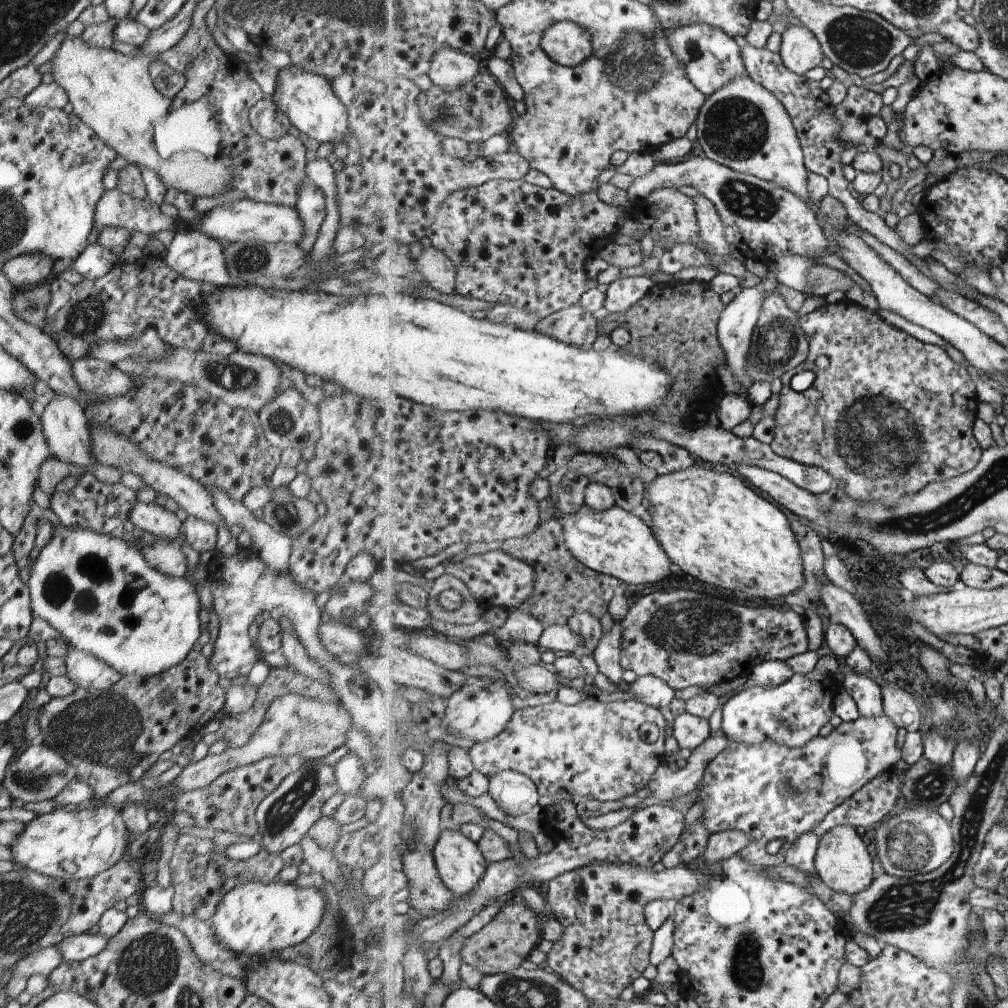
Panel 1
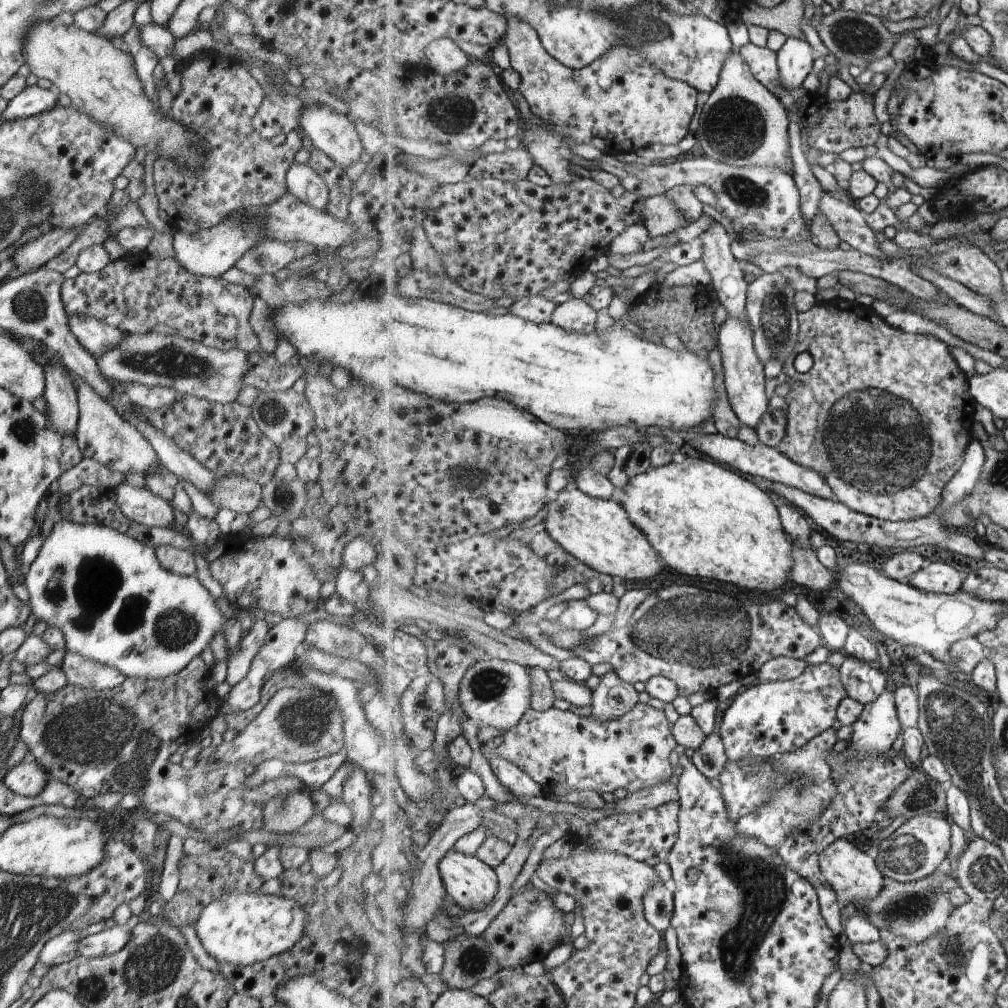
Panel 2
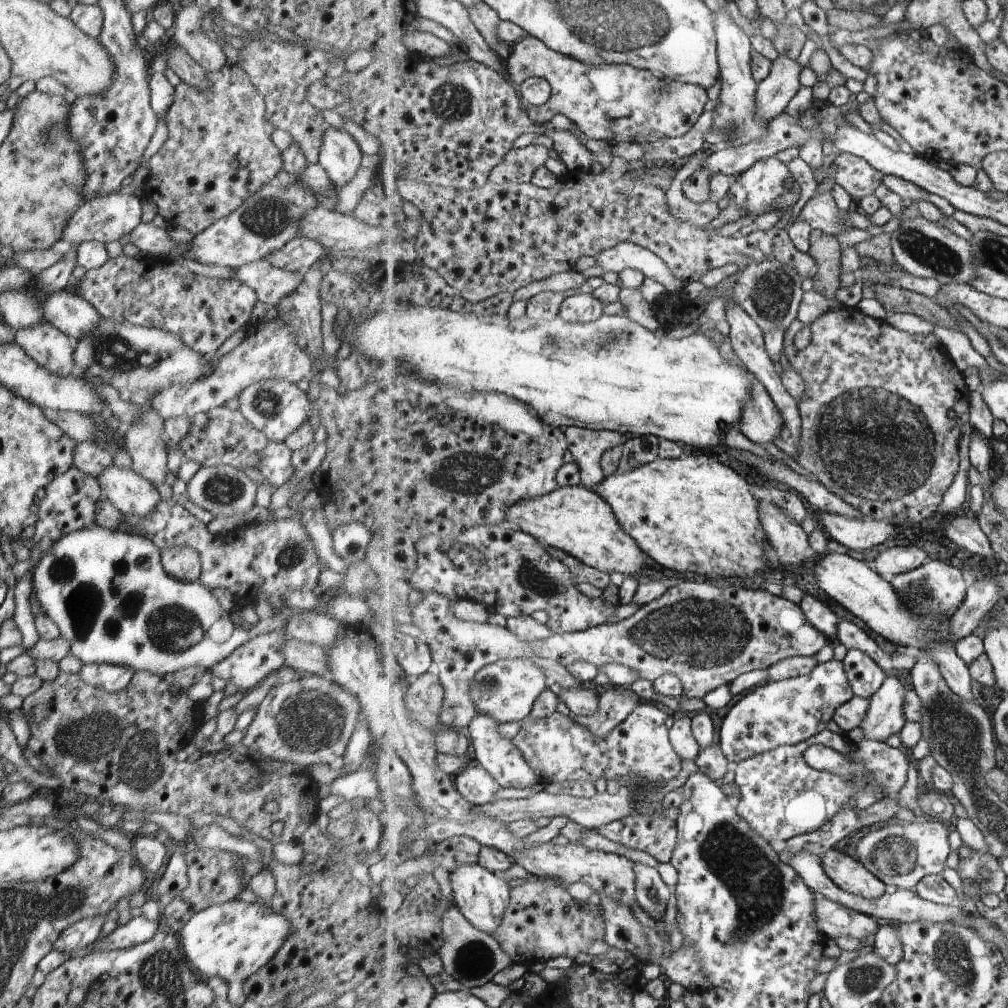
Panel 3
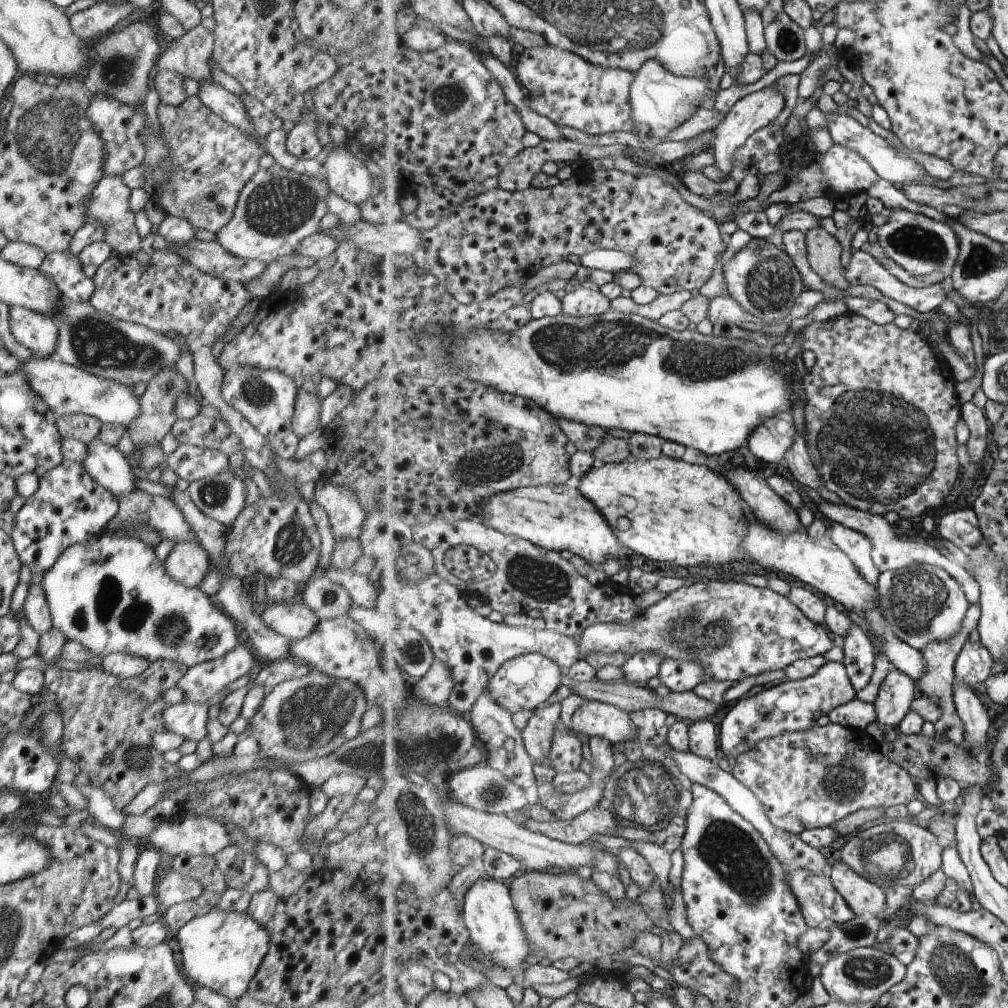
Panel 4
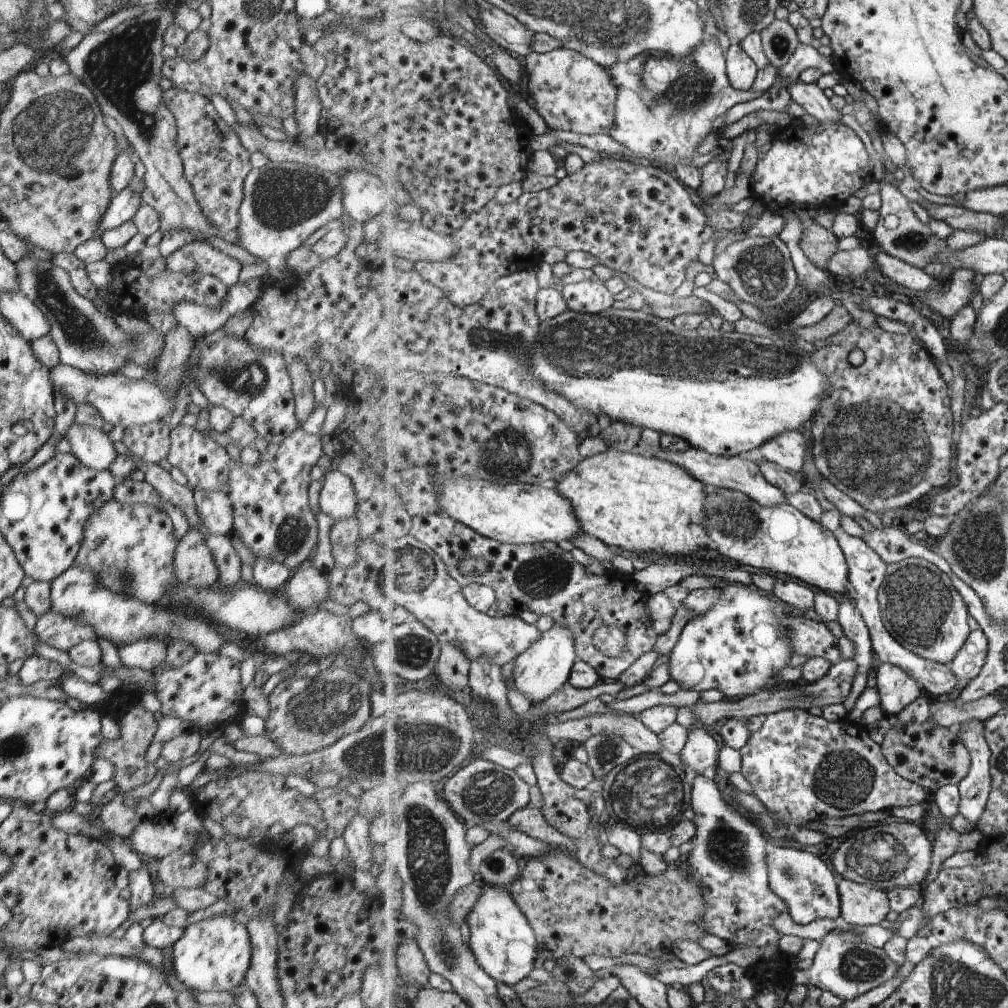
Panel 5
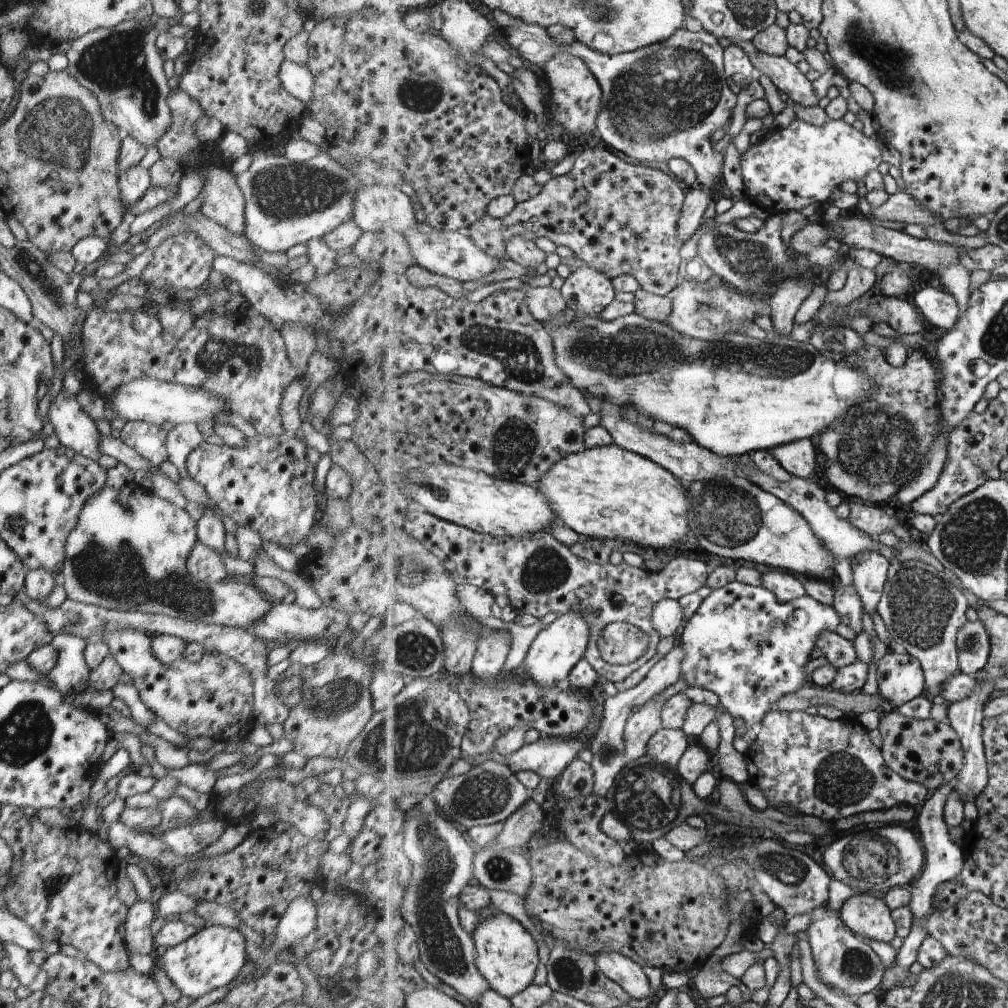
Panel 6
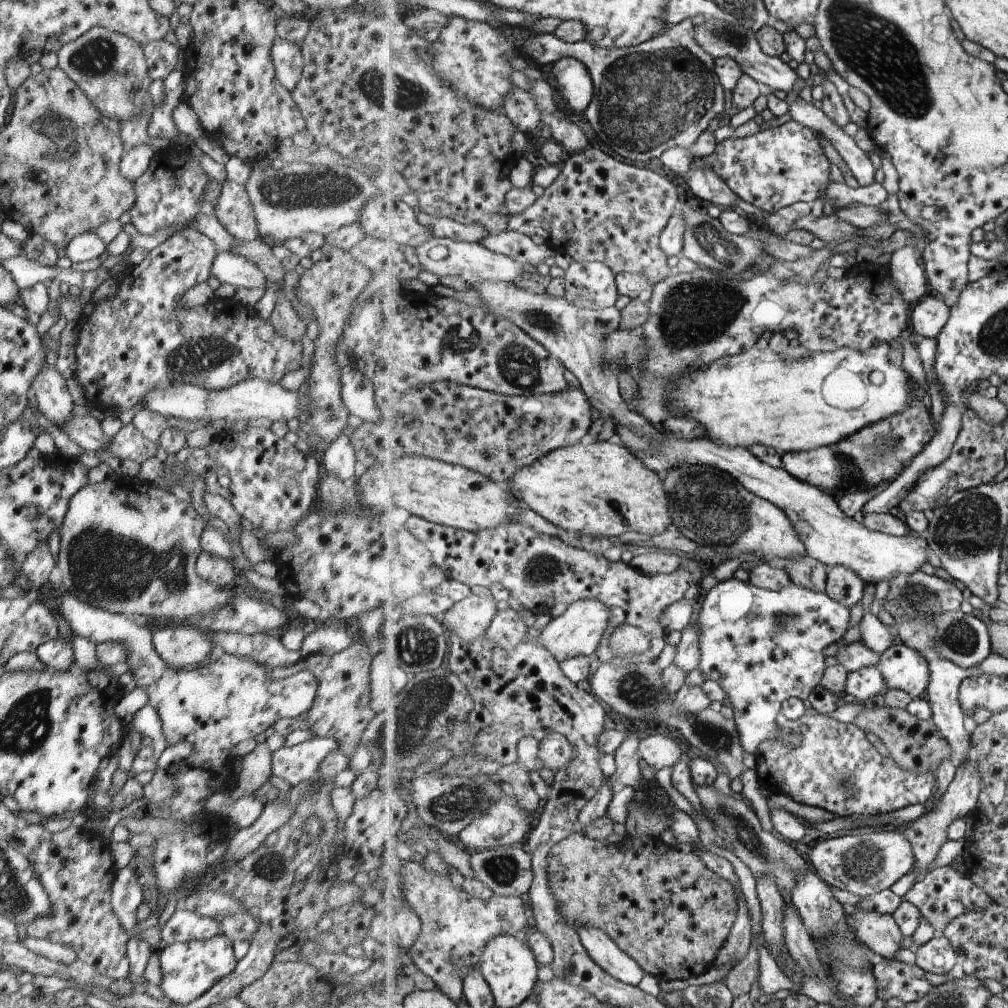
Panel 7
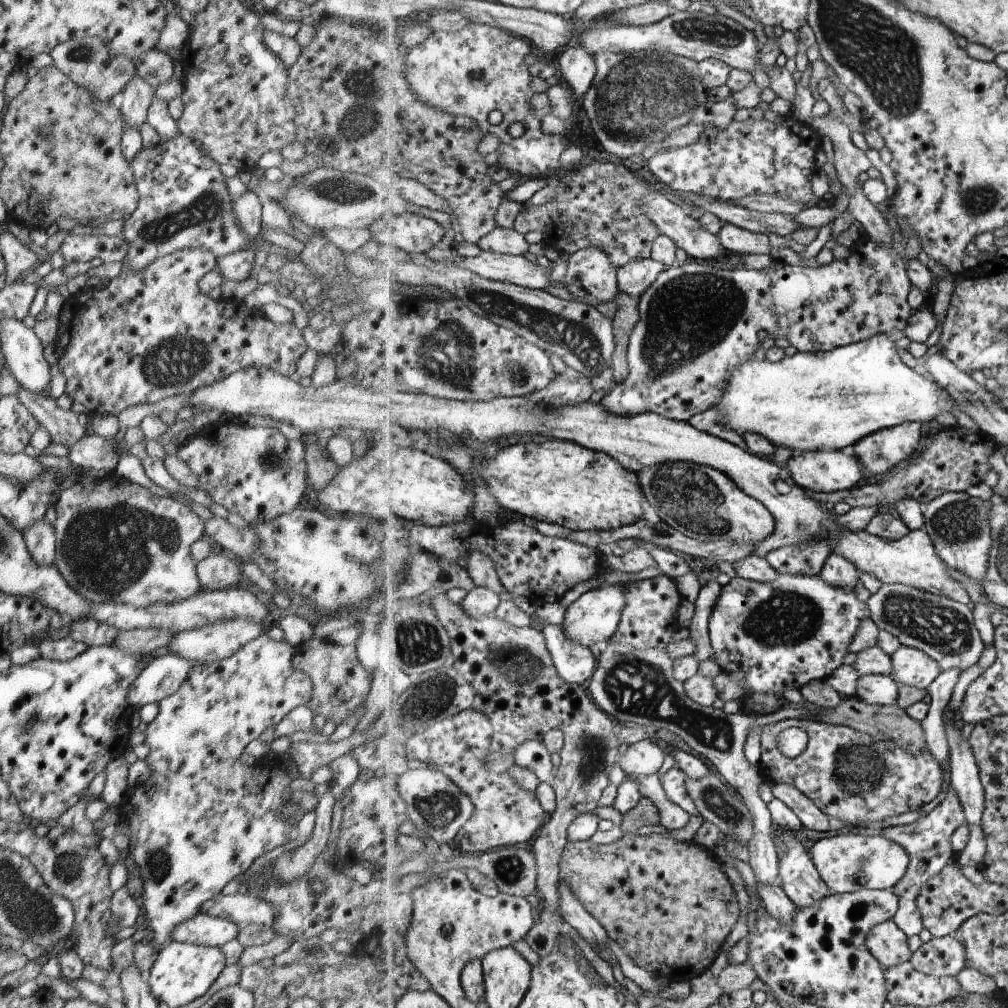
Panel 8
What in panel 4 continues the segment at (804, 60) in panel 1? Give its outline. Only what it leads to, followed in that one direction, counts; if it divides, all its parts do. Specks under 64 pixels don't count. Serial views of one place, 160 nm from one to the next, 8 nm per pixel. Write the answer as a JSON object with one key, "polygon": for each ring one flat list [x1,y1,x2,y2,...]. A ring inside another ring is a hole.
{"polygon":[[773,84,738,100,724,117,723,122,713,130,716,135,712,142,716,166,727,174,731,172,733,170,732,158,736,154,736,150,743,146,758,130,770,125,773,120,777,120,779,114,786,110,786,103,785,95]]}

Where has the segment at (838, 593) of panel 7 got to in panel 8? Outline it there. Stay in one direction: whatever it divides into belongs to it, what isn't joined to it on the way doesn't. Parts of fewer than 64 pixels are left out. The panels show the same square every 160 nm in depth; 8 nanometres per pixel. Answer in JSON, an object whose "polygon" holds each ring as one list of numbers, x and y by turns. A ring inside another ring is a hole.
{"polygon":[[835,552,829,555,821,575,827,584,845,589,850,593,853,593,861,580,857,566,843,555,838,555]]}

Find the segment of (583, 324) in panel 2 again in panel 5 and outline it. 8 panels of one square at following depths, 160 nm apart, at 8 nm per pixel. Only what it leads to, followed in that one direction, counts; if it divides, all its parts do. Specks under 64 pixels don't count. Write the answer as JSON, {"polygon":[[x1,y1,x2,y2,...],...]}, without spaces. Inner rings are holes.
{"polygon":[[599,280,569,284,563,288,562,295,569,305,569,310,590,315,611,311,615,302,605,282]]}

